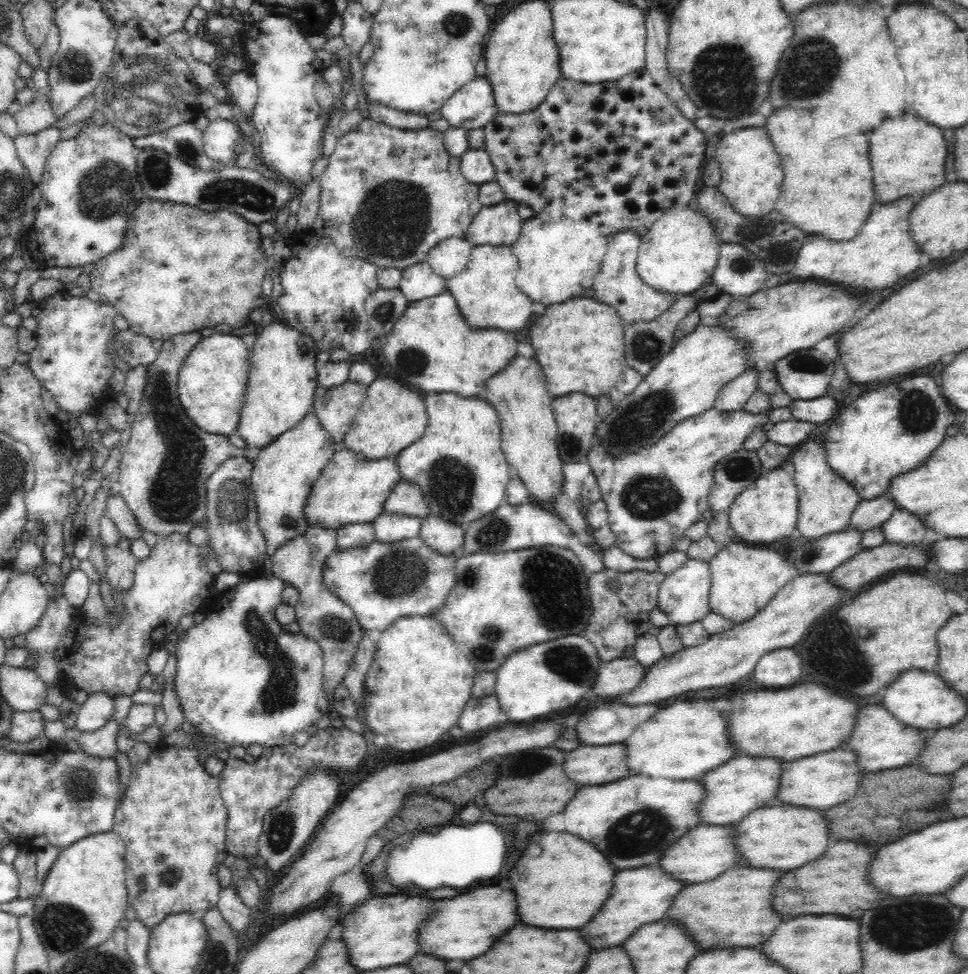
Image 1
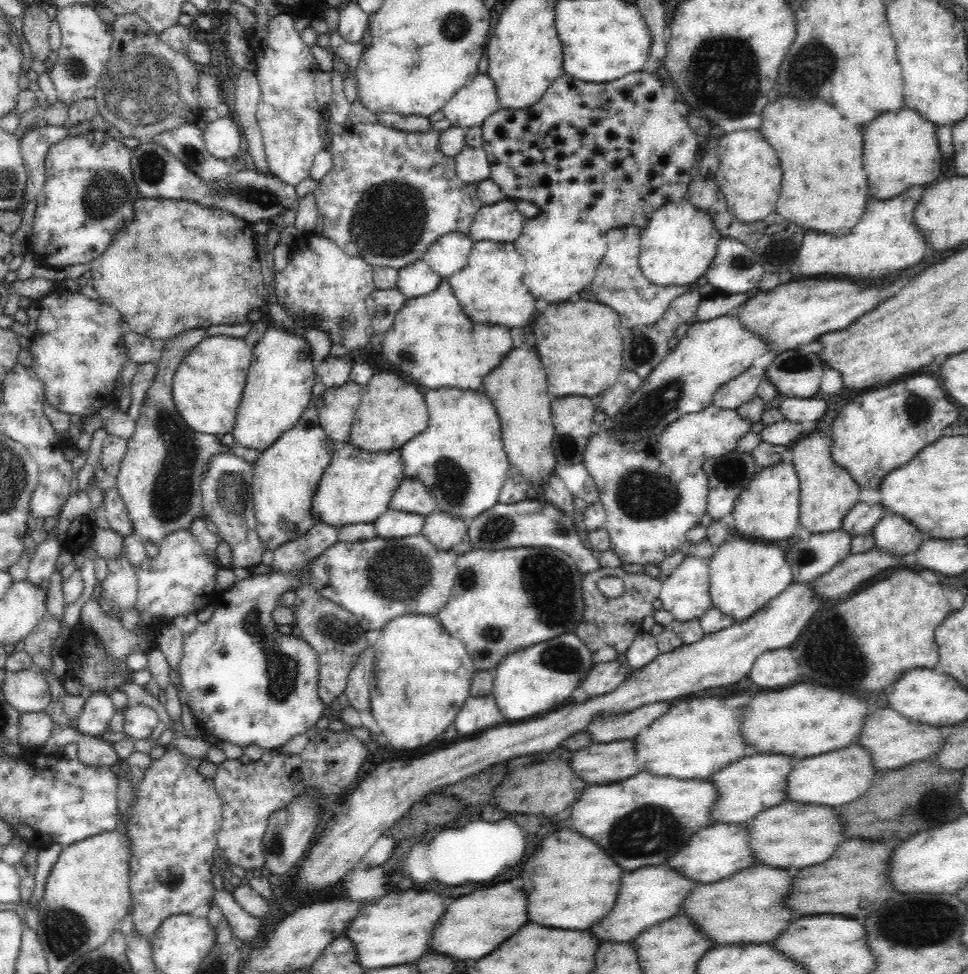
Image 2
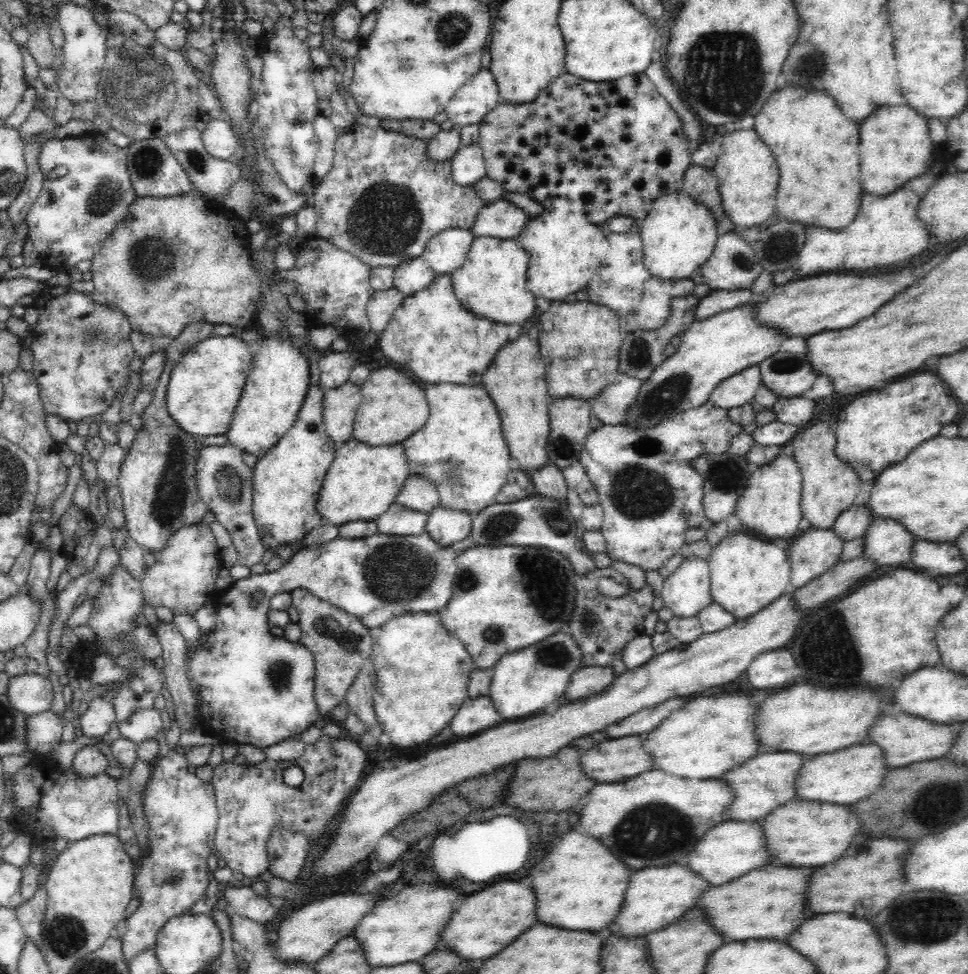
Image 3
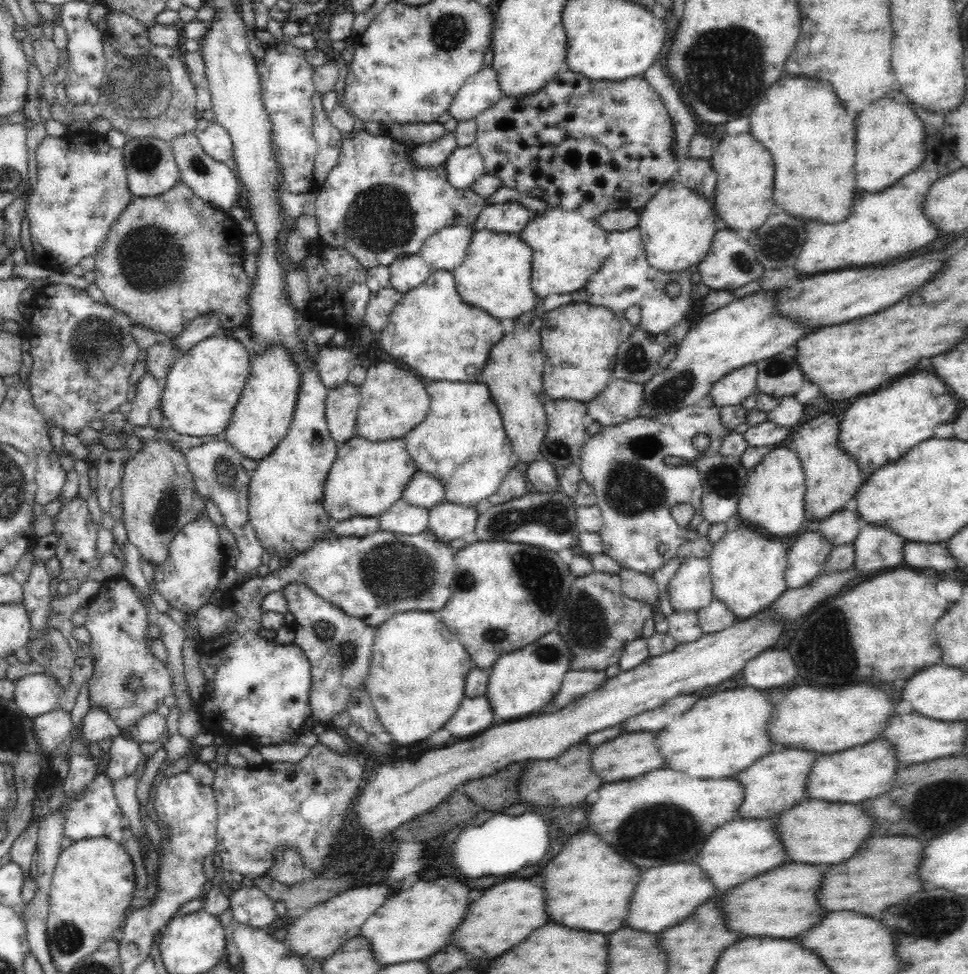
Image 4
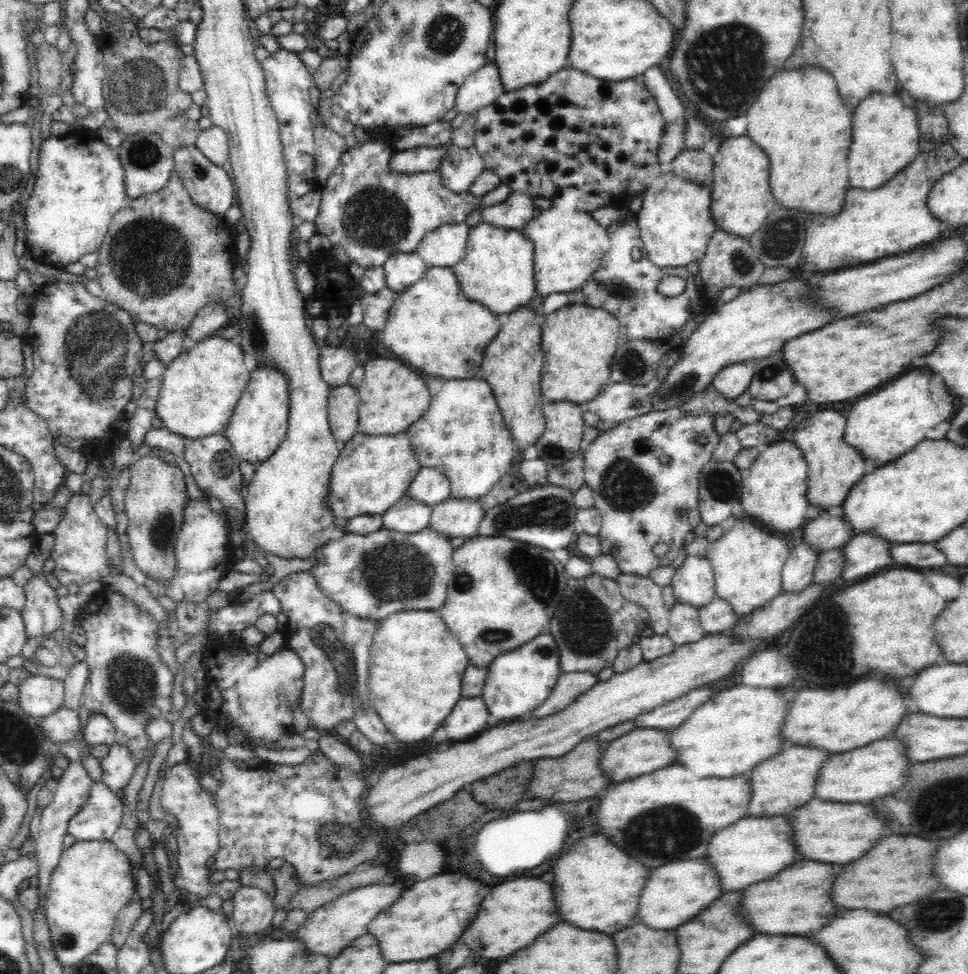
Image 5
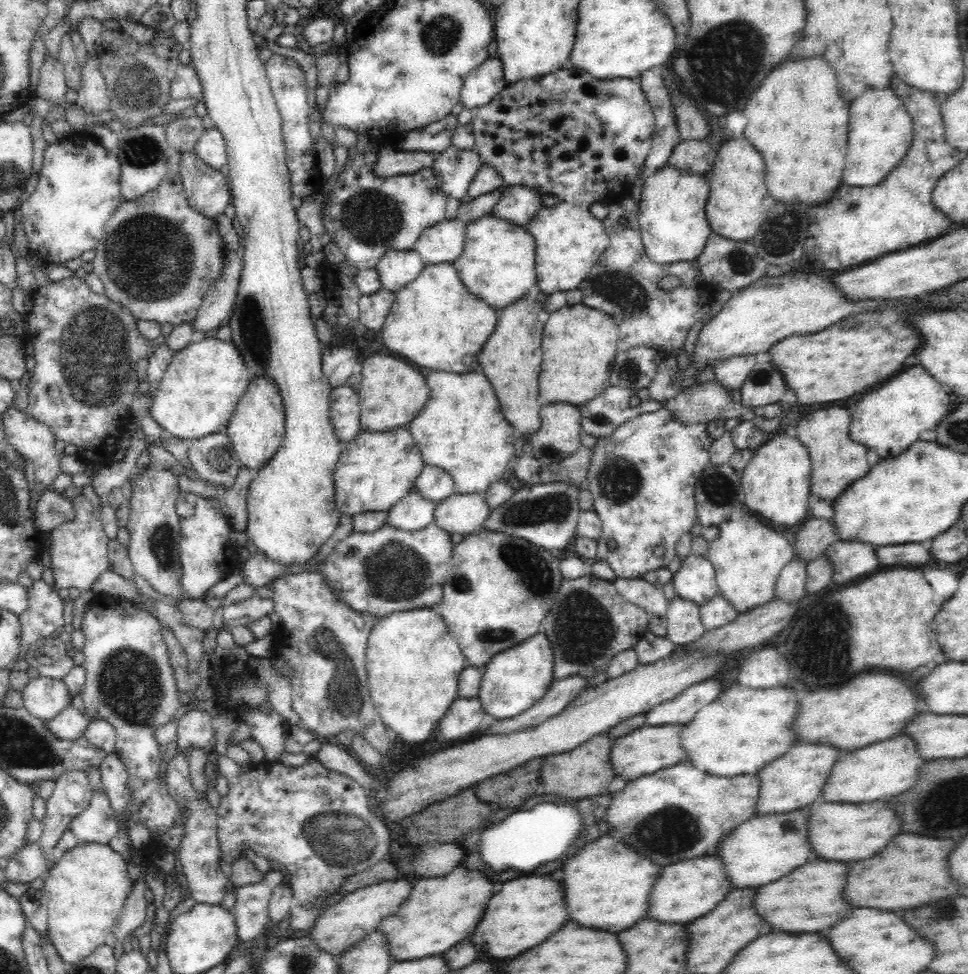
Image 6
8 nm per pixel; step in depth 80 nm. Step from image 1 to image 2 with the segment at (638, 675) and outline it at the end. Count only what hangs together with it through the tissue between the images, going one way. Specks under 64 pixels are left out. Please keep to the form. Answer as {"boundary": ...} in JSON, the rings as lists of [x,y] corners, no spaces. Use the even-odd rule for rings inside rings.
{"boundary":[[[617,661],[596,663],[580,678],[576,689],[582,689],[588,696],[602,696],[614,690],[634,669]]]}

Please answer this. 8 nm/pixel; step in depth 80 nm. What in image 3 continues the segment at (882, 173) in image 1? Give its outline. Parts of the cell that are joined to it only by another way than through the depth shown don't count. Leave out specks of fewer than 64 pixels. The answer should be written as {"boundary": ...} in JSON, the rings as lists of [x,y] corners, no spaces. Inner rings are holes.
{"boundary":[[[907,104],[878,106],[860,126],[860,172],[868,194],[886,196],[904,182],[924,174],[932,162],[932,140],[927,117]]]}

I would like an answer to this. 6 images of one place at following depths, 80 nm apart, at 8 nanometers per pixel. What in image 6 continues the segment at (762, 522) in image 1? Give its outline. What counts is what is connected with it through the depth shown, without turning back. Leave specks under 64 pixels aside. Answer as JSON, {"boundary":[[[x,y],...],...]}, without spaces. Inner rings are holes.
{"boundary":[[[785,432],[771,434],[769,439],[753,450],[752,458],[743,470],[744,504],[760,519],[766,518],[773,527],[794,526],[810,516],[808,504],[811,490],[811,458],[807,446]]]}

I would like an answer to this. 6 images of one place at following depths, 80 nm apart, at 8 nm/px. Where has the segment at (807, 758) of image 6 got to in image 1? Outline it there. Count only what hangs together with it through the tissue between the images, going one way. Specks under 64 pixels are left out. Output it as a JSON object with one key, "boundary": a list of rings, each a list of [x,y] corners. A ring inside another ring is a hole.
{"boundary":[[[748,754],[727,760],[726,764],[710,770],[700,779],[706,789],[705,797],[699,804],[700,820],[710,825],[735,825],[753,810],[777,803],[777,790],[784,762],[771,756],[758,757]]]}

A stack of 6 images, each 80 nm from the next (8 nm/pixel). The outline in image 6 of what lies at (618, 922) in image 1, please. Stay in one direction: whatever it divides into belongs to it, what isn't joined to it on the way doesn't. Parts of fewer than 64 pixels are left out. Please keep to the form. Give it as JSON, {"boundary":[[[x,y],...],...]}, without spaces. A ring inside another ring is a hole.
{"boundary":[[[716,854],[690,858],[688,862],[674,862],[662,868],[662,874],[652,890],[652,906],[648,916],[658,922],[692,922],[711,913],[734,888],[721,858]]]}

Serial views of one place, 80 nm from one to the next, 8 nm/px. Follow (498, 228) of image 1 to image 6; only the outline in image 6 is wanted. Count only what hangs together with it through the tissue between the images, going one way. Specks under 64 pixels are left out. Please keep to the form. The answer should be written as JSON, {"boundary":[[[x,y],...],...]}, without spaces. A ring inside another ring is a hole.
{"boundary":[[[508,184],[502,187],[500,193],[501,196],[490,213],[512,224],[526,225],[543,207],[543,194],[531,186]]]}

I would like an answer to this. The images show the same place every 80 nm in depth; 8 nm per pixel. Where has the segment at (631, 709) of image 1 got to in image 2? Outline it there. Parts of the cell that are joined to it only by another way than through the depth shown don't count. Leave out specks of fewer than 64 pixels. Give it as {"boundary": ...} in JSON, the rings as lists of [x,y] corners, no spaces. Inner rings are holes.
{"boundary":[[[655,702],[624,714],[596,717],[586,731],[592,734],[594,743],[634,738],[656,718],[666,714],[668,708],[670,708],[668,702]]]}

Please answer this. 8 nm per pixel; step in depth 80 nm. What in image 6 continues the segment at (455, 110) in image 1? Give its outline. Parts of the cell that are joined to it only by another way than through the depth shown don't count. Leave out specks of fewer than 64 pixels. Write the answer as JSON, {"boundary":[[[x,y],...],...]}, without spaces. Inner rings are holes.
{"boundary":[[[497,56],[488,57],[484,60],[481,66],[467,75],[464,85],[461,88],[460,102],[464,104],[465,108],[475,109],[478,106],[488,104],[502,90],[507,86],[506,79],[504,79],[504,65]]]}

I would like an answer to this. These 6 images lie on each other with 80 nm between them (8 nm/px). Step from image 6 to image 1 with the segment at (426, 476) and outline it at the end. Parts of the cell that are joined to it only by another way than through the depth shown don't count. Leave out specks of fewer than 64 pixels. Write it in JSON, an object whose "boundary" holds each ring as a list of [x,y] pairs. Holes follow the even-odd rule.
{"boundary":[[[402,479],[388,496],[384,504],[384,511],[424,519],[432,512],[432,509],[428,501],[424,499],[422,488]]]}

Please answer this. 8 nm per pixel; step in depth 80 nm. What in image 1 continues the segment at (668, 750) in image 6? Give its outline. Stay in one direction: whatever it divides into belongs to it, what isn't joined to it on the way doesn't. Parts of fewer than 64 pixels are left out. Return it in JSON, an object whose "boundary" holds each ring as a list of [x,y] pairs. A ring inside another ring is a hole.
{"boundary":[[[624,744],[580,746],[566,754],[564,770],[577,784],[594,786],[620,780],[631,770],[626,766]]]}

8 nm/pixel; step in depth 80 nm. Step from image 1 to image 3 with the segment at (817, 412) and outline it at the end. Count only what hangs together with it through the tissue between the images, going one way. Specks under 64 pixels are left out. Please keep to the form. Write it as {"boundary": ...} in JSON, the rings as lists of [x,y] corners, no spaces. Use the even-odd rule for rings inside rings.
{"boundary":[[[778,396],[773,406],[774,420],[784,424],[793,424],[799,427],[809,423],[814,412],[814,401],[806,400],[803,397]]]}

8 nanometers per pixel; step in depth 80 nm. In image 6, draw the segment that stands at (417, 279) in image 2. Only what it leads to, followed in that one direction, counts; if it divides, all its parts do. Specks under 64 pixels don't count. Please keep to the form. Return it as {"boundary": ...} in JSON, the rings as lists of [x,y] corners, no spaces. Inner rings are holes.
{"boundary":[[[386,250],[374,266],[382,289],[396,292],[410,285],[426,263],[414,250]]]}

